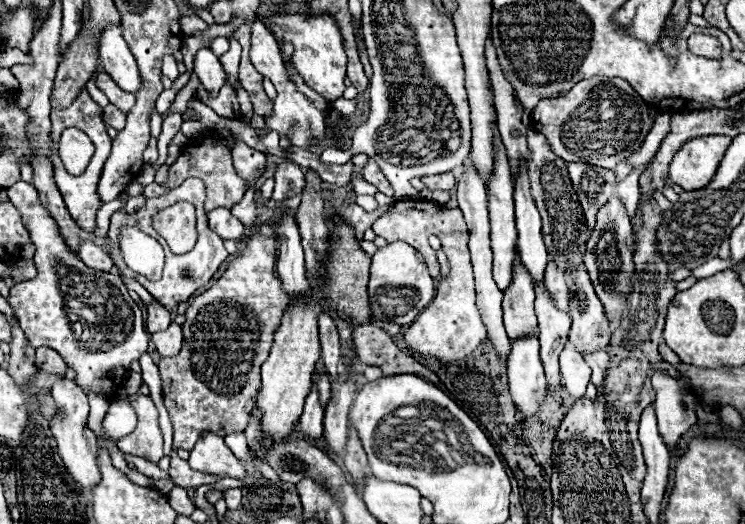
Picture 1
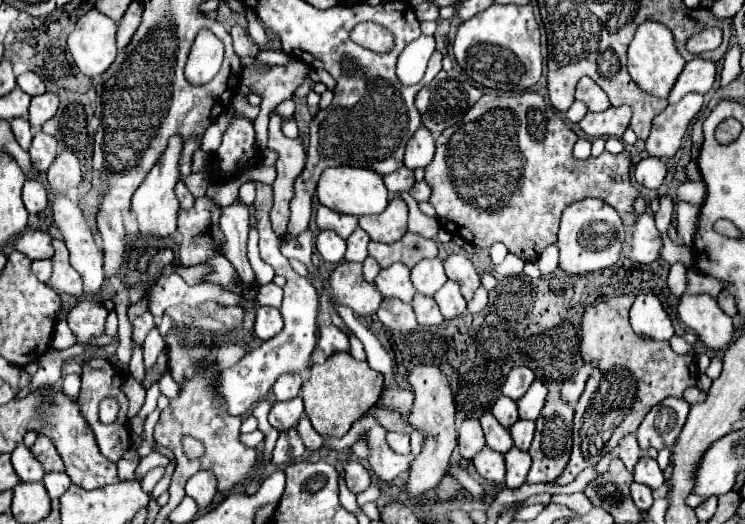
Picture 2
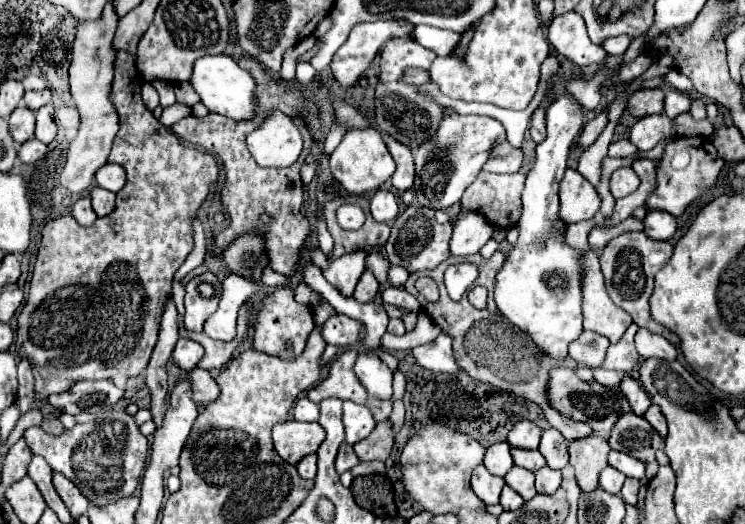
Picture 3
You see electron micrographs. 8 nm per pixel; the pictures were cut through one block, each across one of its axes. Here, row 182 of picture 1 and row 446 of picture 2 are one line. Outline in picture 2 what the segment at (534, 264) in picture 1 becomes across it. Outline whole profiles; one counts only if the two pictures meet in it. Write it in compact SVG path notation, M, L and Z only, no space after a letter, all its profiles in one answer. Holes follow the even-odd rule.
M518 420L512 428L510 428L510 434L514 438L514 446L520 448L520 450L528 450L530 448L530 442L534 438L534 430L536 430L536 424L530 422L530 420Z

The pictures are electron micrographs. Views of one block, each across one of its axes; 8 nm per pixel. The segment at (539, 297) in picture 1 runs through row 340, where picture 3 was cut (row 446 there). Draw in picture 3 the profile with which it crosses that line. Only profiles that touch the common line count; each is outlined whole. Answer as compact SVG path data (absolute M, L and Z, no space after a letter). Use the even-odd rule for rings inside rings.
M548 428L542 432L542 442L540 442L538 450L546 458L548 466L554 470L562 470L568 464L566 440L556 428Z

